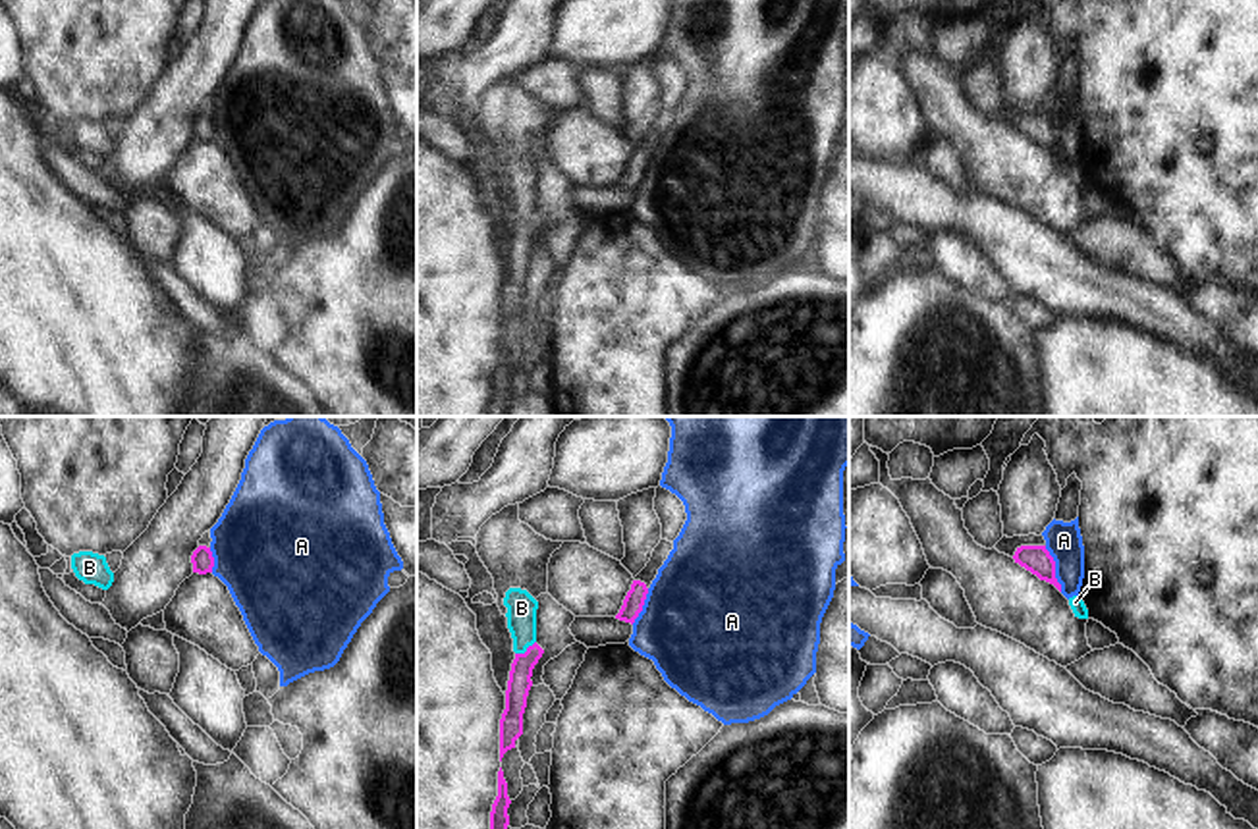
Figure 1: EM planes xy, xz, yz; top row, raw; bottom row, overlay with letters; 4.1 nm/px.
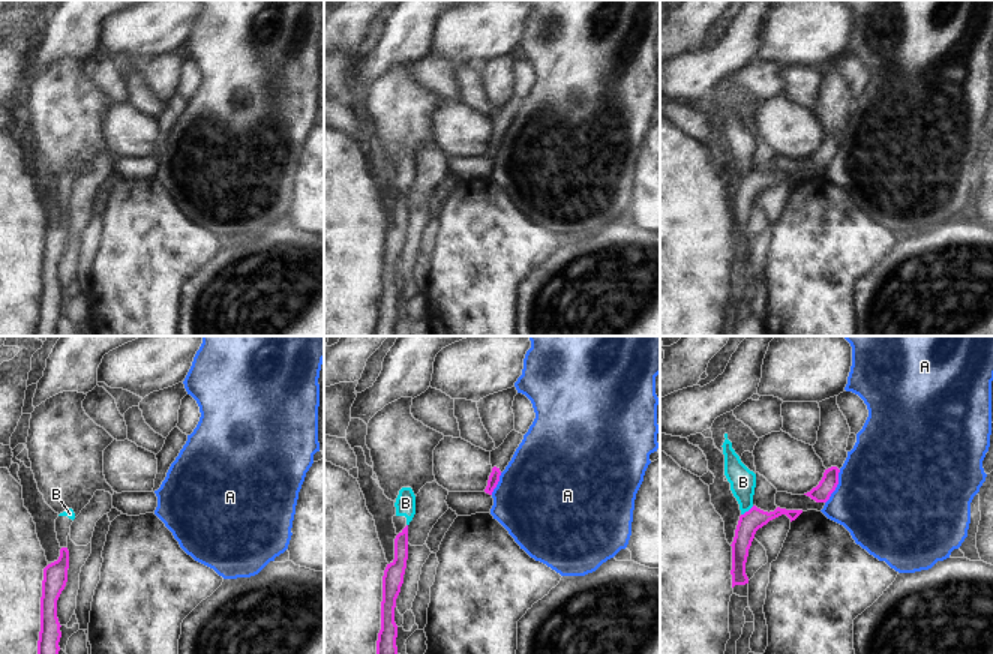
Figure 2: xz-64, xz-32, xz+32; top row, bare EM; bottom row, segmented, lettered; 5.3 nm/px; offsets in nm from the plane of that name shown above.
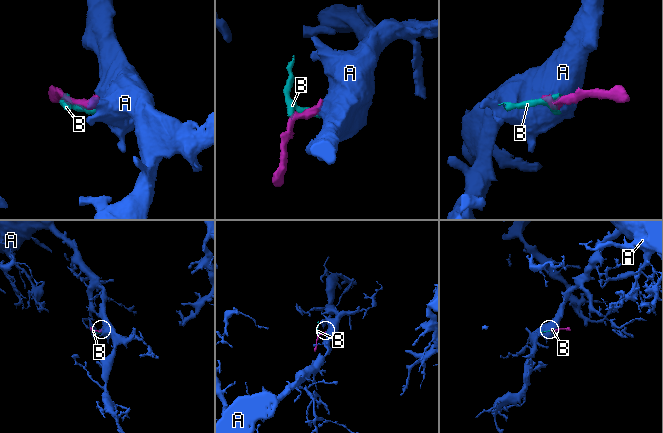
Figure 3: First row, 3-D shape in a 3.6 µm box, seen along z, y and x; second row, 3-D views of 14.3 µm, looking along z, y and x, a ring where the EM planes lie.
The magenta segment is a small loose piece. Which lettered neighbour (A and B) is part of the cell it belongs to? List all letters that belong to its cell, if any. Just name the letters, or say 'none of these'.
none of these

